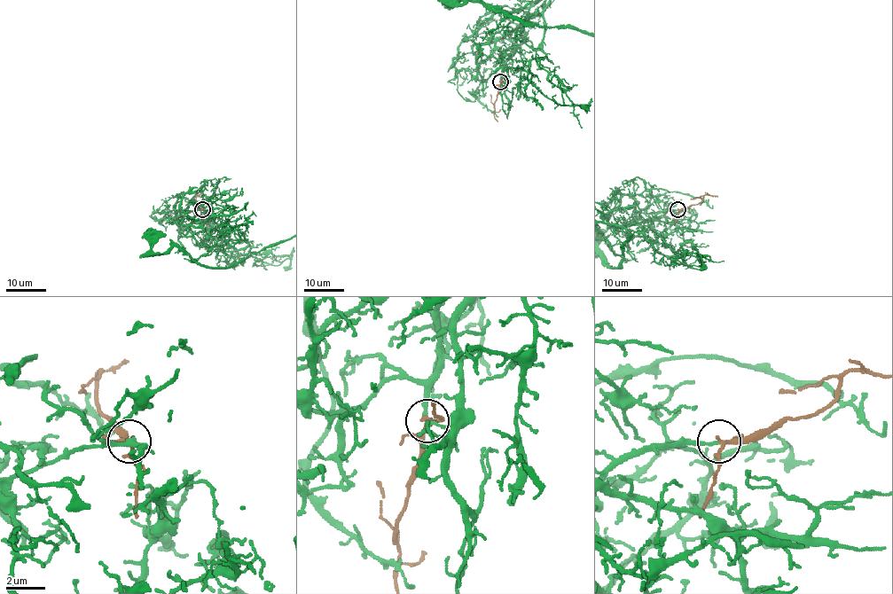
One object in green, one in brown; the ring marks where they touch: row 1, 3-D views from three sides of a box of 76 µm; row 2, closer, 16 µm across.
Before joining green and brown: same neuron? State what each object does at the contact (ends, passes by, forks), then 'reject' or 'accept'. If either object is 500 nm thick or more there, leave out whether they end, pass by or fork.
green ends | brown forks | accept

